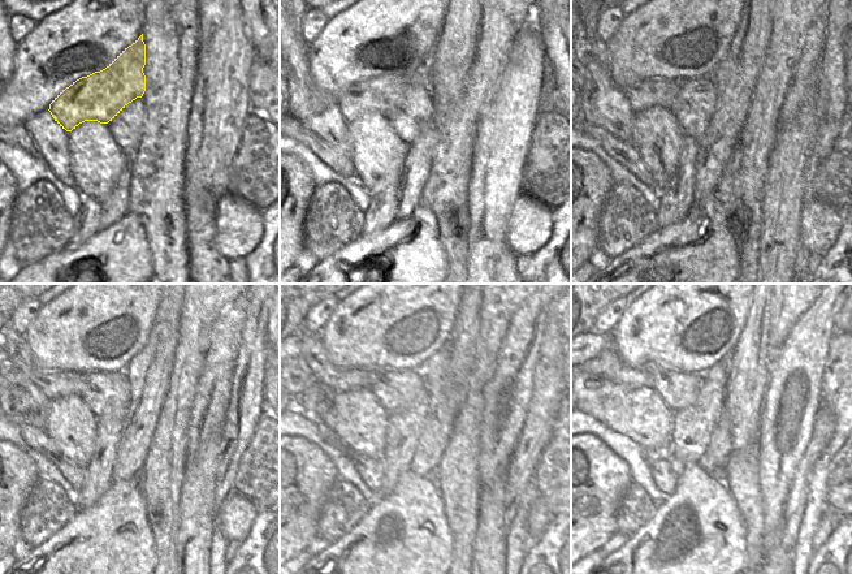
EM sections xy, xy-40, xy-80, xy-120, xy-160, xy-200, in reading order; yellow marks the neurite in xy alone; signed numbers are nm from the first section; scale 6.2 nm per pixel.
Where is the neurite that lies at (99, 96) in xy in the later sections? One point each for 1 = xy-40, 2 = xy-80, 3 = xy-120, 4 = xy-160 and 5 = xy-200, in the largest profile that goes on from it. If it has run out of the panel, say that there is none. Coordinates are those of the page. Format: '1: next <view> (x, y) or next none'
1: next xy-40 (377, 94)
2: next xy-80 (648, 93)
3: next xy-120 (55, 384)
4: next xy-160 (312, 353)
5: next xy-200 (613, 368)

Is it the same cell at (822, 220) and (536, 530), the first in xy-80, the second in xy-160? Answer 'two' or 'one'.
one

